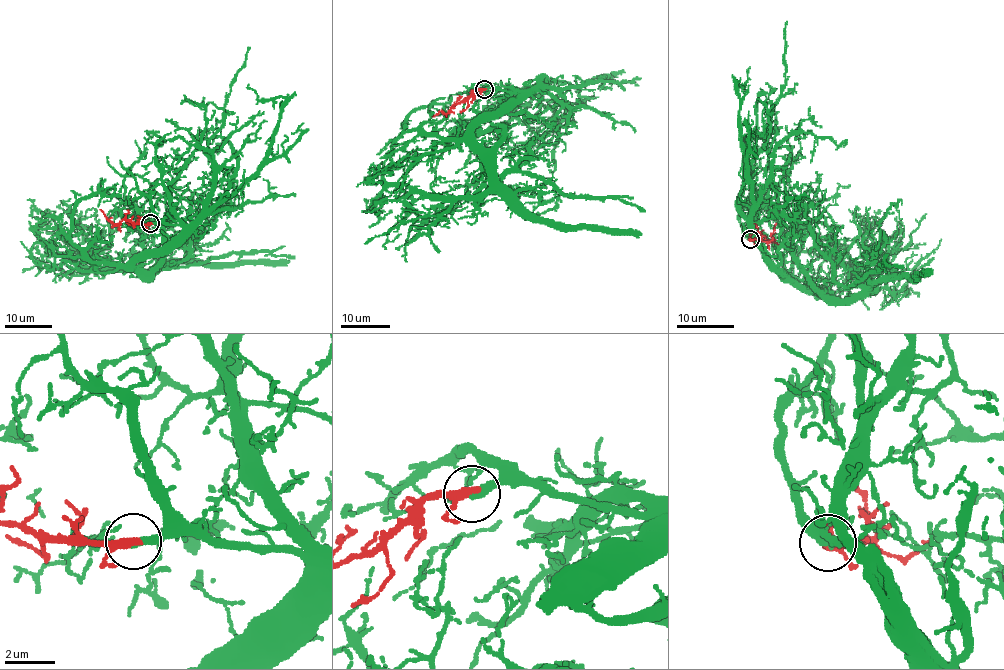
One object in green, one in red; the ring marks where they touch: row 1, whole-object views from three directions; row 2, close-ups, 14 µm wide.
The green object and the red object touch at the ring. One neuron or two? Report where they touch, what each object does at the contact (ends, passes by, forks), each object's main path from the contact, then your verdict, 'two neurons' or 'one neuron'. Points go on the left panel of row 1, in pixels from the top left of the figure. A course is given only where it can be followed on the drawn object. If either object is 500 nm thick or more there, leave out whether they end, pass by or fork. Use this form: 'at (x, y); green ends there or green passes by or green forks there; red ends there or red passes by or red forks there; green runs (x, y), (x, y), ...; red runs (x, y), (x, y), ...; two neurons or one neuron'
at (150, 223); green ends there; red passes by; green runs (150, 224), (183, 230), (134, 263), (145, 278), (142, 271), (92, 269), (65, 256), (91, 229), (56, 206); red runs (150, 224), (134, 224), (122, 219), (115, 224), (100, 209); one neuron

